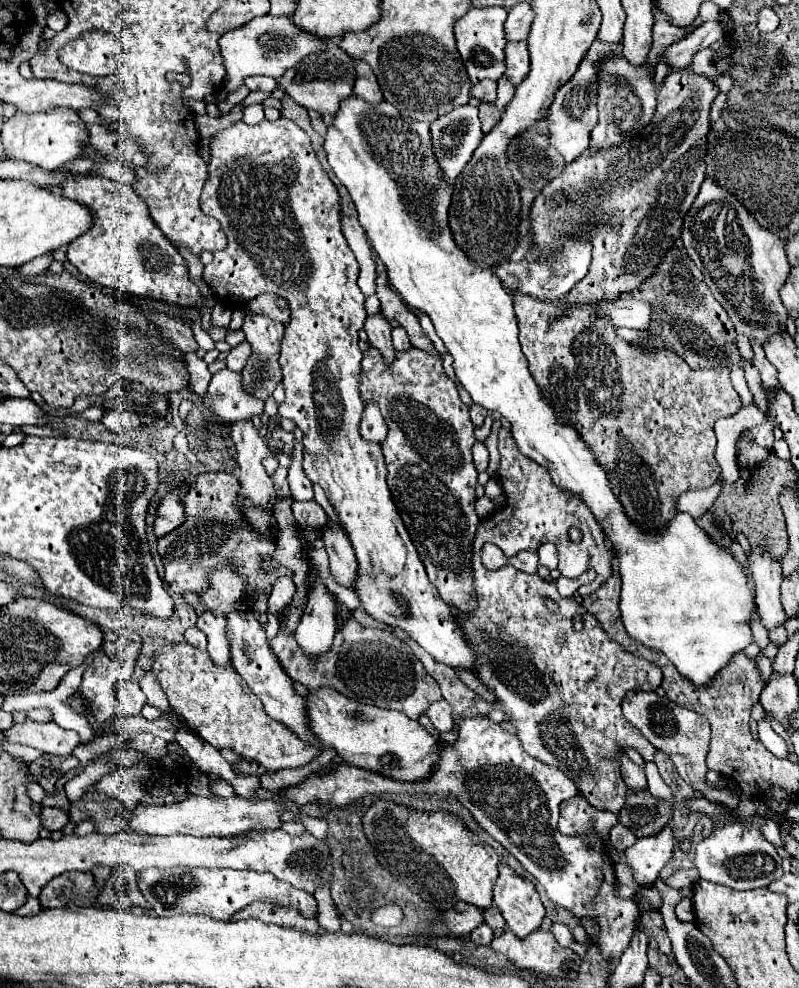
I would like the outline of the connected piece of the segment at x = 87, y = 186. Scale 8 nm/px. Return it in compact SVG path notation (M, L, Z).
M90 175L90 177L80 177L80 181L66 181L66 185L62 187L62 195L88 205L96 217L94 227L68 245L68 261L76 265L82 275L86 275L98 285L112 287L121 295L158 299L158 301L166 301L180 307L194 307L198 303L198 287L188 279L186 261L176 251L176 247L164 237L164 233L158 229L158 225L150 217L146 201L142 201L132 187L116 183L108 177Z

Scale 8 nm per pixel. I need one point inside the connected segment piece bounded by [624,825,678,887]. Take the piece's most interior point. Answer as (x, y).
(648, 855)

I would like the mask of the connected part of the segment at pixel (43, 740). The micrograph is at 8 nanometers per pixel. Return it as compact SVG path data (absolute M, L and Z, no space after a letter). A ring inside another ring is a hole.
M36 721L12 725L6 731L6 737L10 743L30 745L44 753L62 757L70 757L76 745L80 743L80 737L74 731L66 731L56 723L36 723Z

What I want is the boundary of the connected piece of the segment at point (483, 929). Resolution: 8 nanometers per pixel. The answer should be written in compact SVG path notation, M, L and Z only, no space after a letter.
M482 923L478 929L474 929L474 933L470 933L470 939L480 945L490 945L490 941L494 939L494 933L486 923Z

